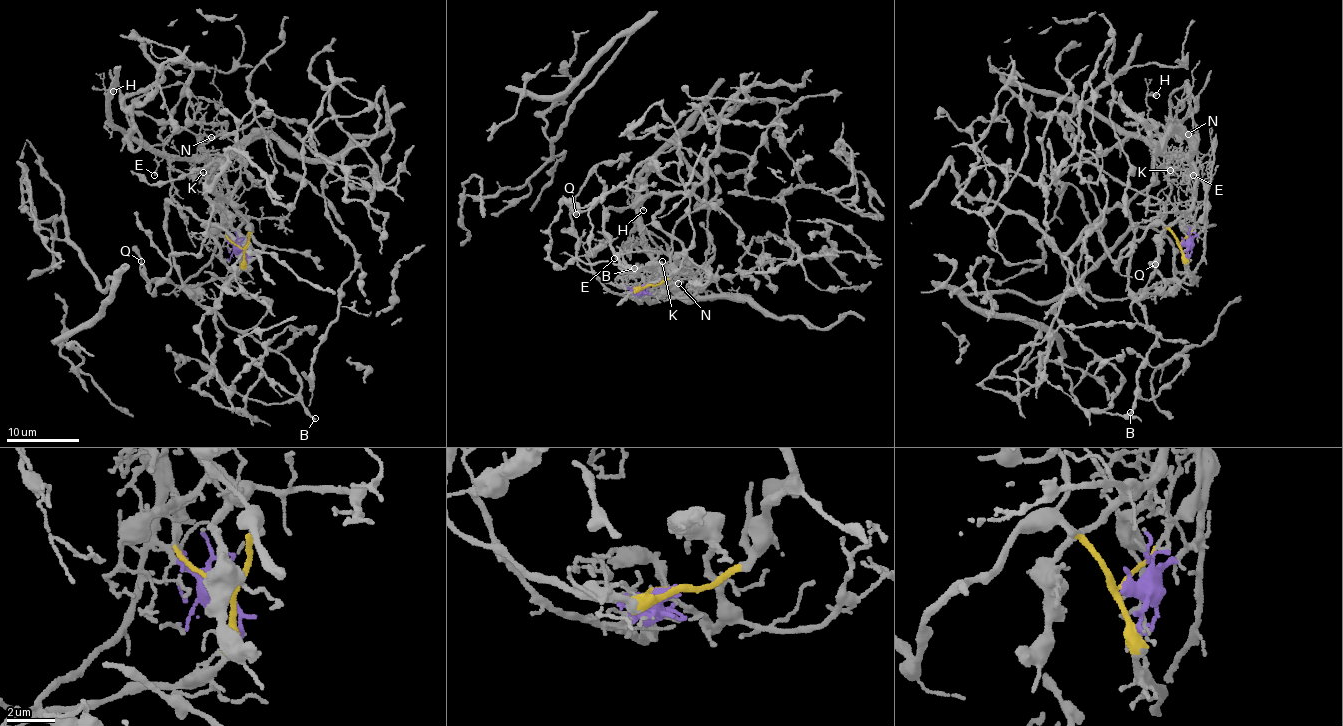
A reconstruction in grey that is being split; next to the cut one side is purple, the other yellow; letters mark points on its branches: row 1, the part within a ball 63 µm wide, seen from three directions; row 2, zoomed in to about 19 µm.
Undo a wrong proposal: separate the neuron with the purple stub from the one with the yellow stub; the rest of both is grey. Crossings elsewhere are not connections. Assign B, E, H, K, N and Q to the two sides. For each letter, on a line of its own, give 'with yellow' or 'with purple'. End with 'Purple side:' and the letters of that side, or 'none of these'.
B: with yellow
E: with purple
H: with purple
K: with purple
N: with purple
Q: with yellow
Purple side: E, H, K, N

